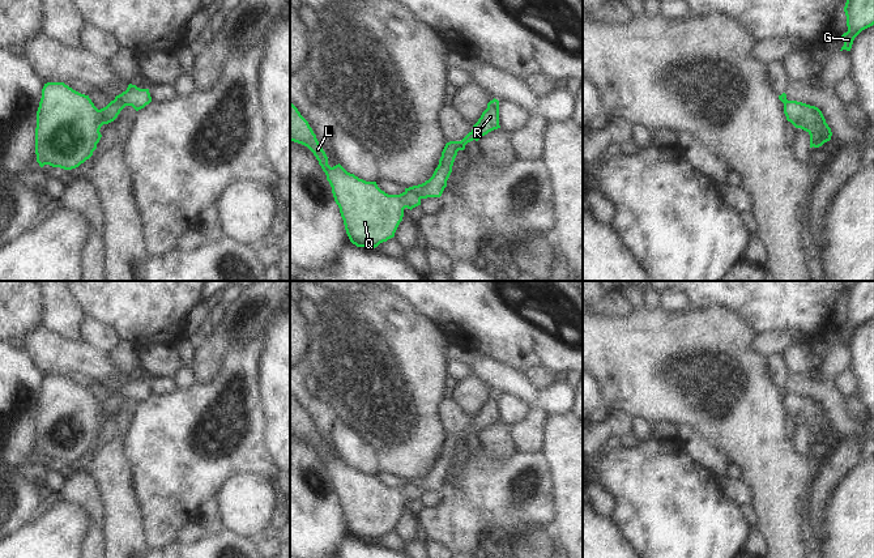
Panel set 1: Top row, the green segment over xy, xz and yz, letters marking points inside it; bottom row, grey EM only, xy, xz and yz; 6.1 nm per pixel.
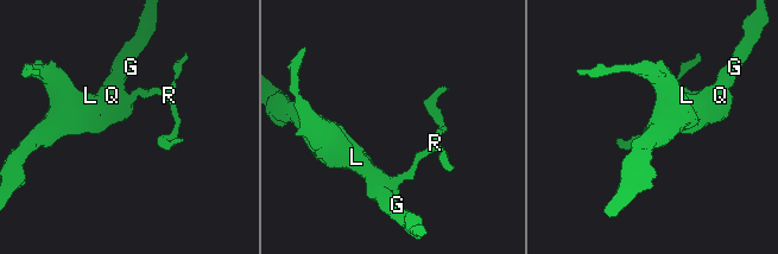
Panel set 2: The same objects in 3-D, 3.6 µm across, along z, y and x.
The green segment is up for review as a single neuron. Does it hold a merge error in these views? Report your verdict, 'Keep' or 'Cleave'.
Cleave

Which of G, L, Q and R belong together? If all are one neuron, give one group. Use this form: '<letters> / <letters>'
G L Q / R

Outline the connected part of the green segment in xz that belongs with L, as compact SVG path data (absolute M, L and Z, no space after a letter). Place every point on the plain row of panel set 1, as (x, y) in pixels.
M290 395L290 434L307 439L321 459L340 501L346 527L357 540L375 541L395 529L404 502L421 498L412 485L388 487L376 474L366 474L348 465L340 456L331 460L316 427L298 401Z

